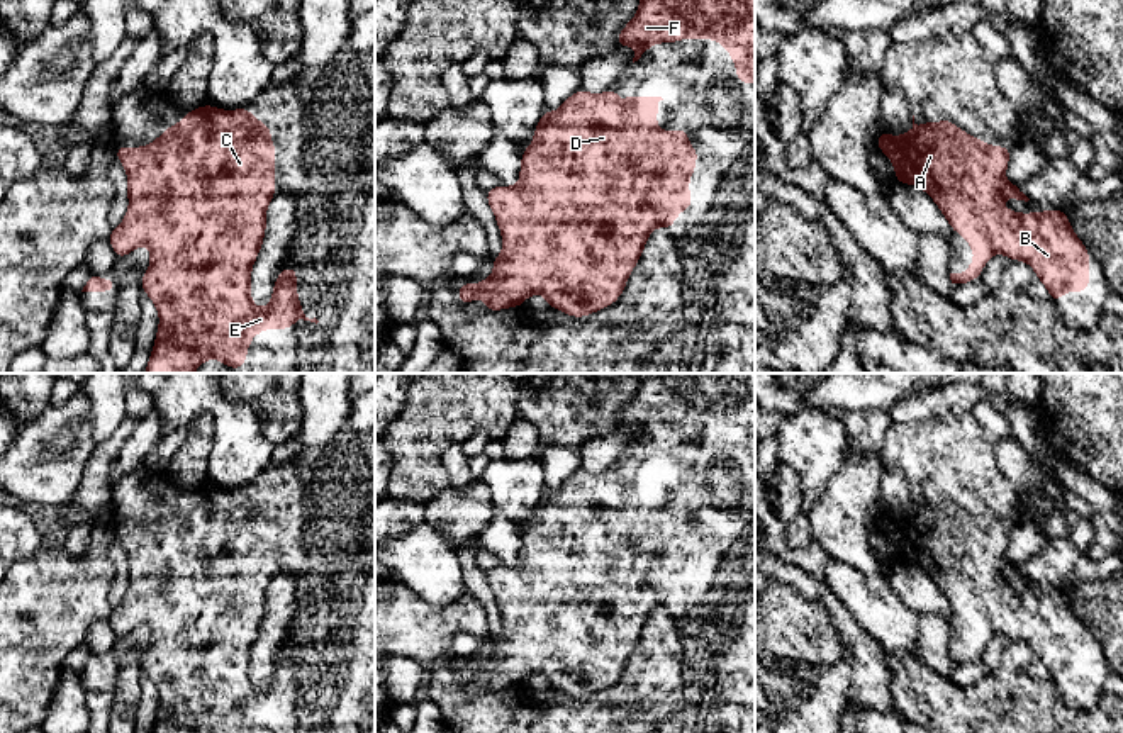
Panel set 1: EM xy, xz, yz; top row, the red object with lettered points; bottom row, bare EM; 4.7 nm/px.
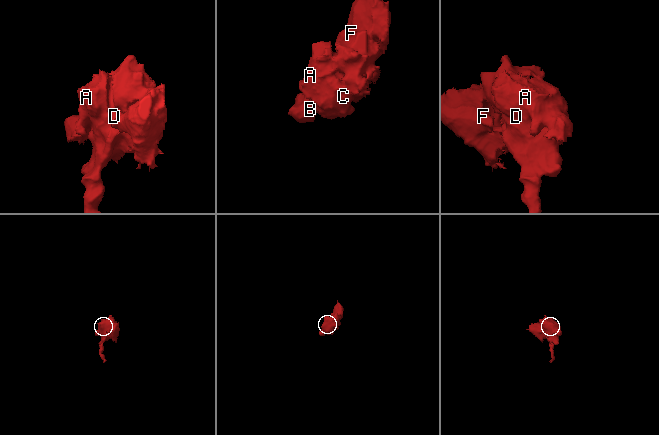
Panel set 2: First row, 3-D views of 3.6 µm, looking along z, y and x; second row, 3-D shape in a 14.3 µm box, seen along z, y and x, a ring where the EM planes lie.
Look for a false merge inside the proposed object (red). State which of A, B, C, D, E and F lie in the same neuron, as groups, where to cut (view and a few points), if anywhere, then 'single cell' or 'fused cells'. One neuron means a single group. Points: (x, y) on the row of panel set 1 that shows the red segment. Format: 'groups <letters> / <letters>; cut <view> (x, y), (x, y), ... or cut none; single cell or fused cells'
groups A B C D E F; cut none; single cell

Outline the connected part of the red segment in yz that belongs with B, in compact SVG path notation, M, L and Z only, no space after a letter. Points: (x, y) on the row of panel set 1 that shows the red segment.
M913 115L913 127L902 136L889 136L880 129L874 148L880 149L894 165L896 183L916 185L926 192L947 217L953 232L962 234L975 253L964 273L950 273L952 283L967 283L981 278L984 265L996 253L1008 260L1026 261L1057 304L1064 292L1089 290L1091 253L1074 232L1069 215L1060 209L1043 209L1042 214L1018 214L1004 209L1006 197L1028 202L1020 185L1006 183L1006 168L1011 148L989 146L970 132L962 132L950 119L935 124L931 119L918 126Z

